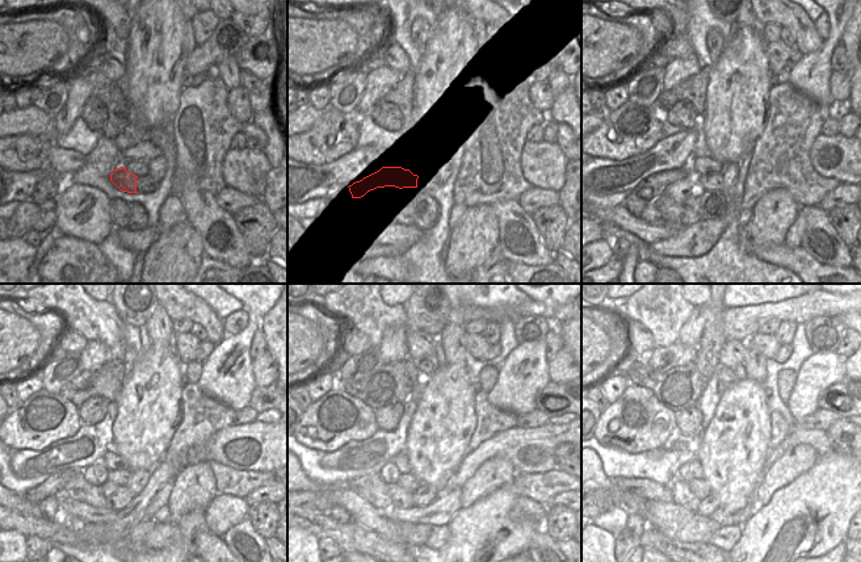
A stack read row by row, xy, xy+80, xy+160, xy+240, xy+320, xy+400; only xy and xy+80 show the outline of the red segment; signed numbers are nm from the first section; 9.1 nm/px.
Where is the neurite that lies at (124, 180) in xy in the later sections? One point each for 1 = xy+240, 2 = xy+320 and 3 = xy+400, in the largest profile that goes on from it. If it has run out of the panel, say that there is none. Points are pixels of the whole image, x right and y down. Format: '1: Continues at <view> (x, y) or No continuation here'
1: Continues at xy+240 (54, 485)
2: Continues at xy+320 (322, 502)
3: Continues at xy+400 (608, 504).

